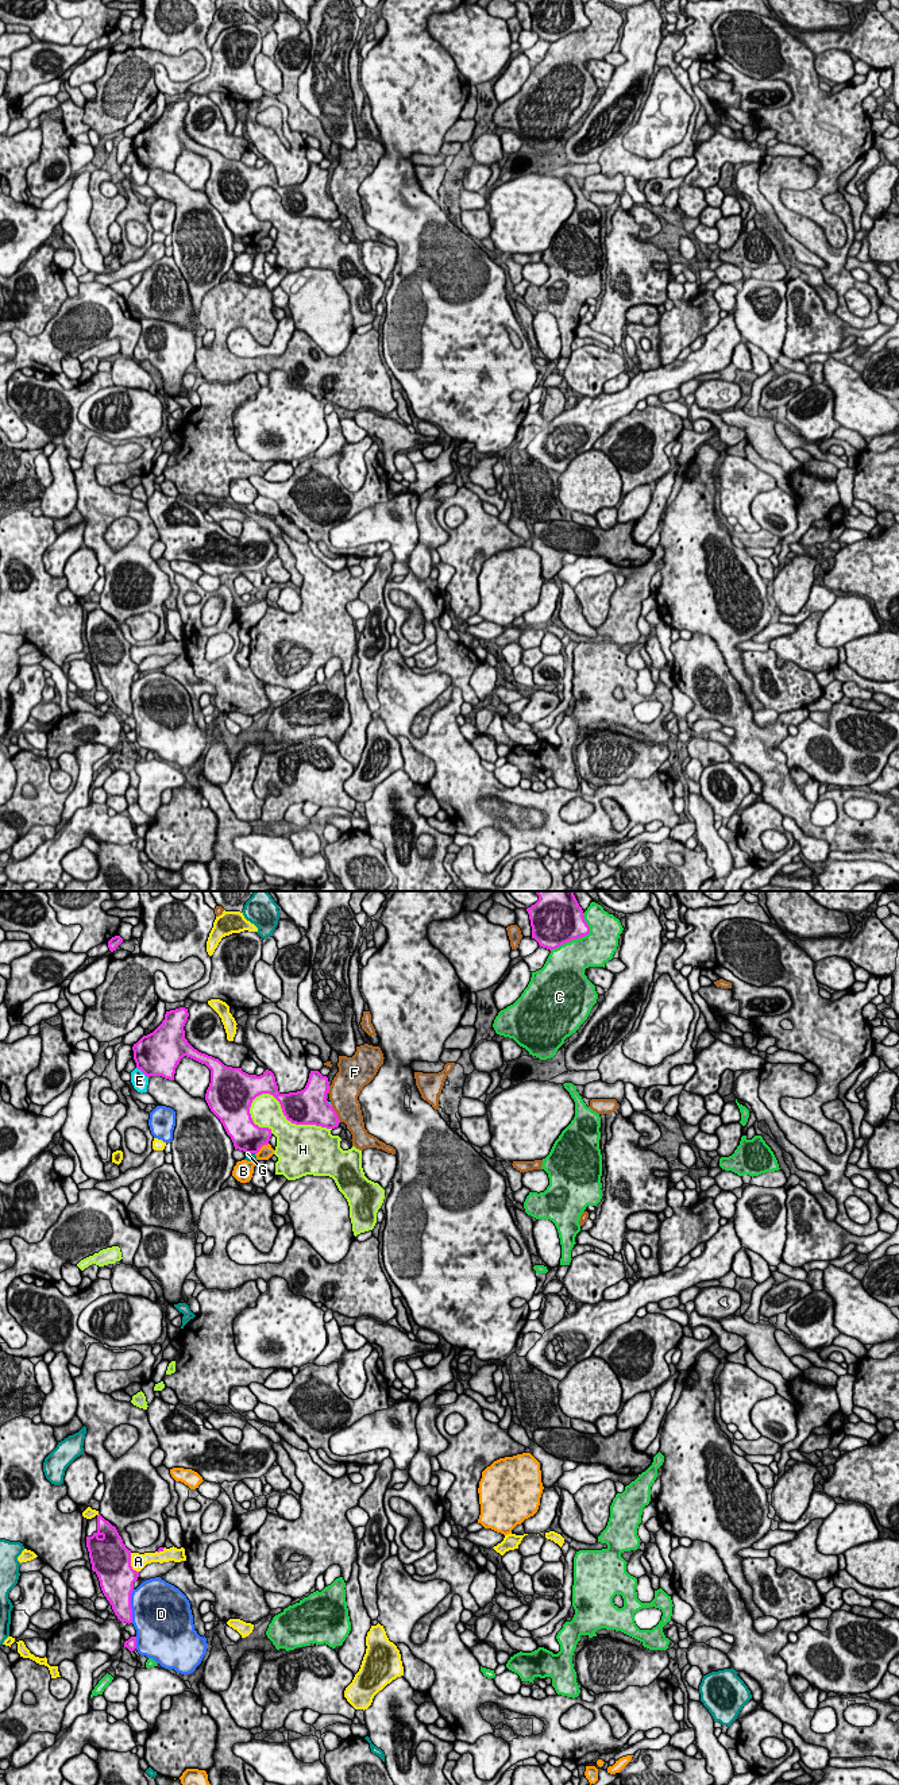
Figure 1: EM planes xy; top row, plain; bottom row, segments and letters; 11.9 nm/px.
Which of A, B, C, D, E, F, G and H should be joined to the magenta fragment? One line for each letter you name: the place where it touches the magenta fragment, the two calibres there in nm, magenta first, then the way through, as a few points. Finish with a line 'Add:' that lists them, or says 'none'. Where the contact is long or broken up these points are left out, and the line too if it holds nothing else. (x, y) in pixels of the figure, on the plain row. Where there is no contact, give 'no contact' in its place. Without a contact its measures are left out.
H: xy (285, 208) | 420/360 nm
Add: H

